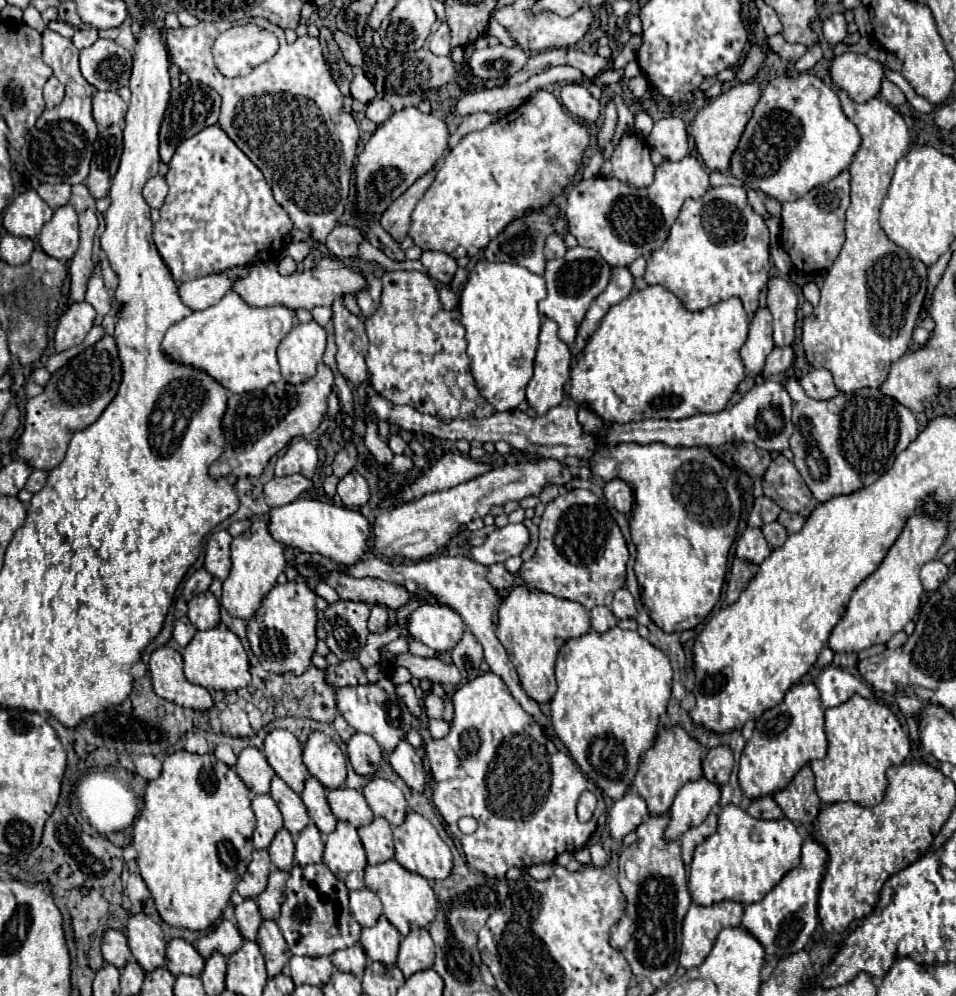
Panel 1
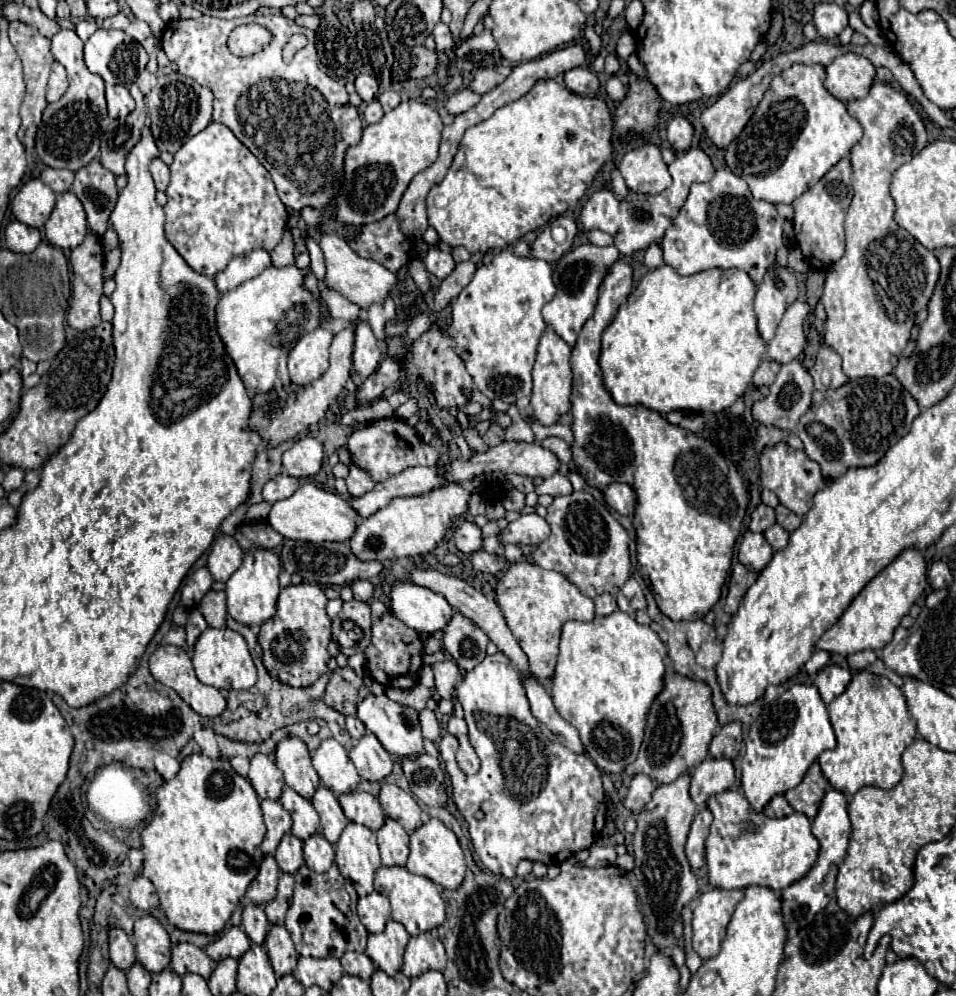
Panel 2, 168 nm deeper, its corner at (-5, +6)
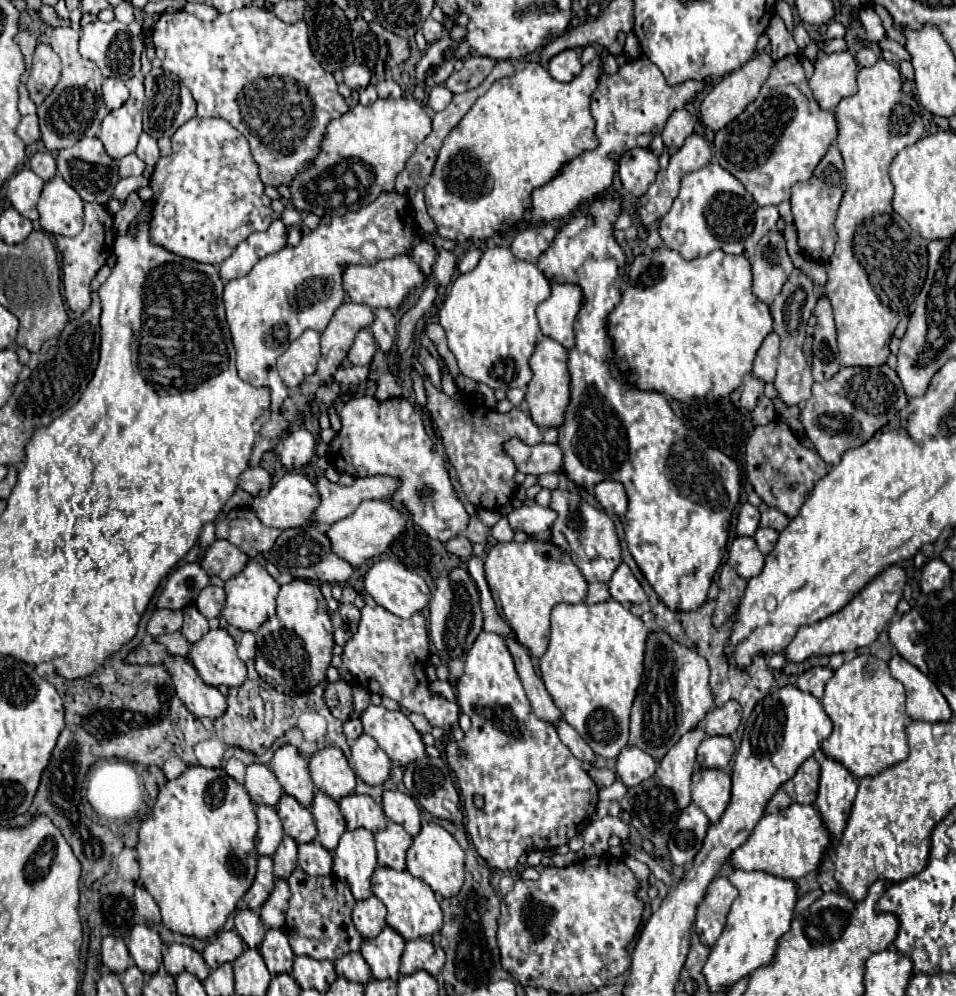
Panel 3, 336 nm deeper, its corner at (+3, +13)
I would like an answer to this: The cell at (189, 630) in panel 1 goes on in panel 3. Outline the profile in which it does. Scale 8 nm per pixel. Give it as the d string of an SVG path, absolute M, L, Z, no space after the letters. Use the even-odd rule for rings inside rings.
M194 604L184 608L184 626L182 626L184 638L188 642L196 642L206 632L208 632L208 620L198 612L198 608Z

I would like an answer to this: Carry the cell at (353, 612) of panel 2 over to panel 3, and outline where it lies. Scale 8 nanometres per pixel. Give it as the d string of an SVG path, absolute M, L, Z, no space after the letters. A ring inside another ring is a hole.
M338 604L338 608L330 614L330 620L334 628L334 642L338 646L344 646L356 634L360 610L354 604Z

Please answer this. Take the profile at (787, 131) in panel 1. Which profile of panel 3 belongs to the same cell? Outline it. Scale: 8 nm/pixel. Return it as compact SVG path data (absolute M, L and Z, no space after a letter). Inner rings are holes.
M796 54L796 60L792 60L792 56L778 60L772 66L770 80L764 82L758 98L714 136L716 160L746 186L760 206L776 206L788 200L790 188L796 182L806 182L812 176L816 164L838 136L834 112L822 110L812 92L808 98L800 84L784 80L784 72L788 72L792 64L808 72L810 60L800 60L800 54Z

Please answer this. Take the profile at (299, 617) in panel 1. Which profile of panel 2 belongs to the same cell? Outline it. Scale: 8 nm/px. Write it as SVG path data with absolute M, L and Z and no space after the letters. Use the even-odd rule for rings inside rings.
M288 585L280 591L274 617L276 621L270 619L260 627L264 667L284 685L290 685L294 689L310 687L326 673L330 661L328 643L332 641L332 621L326 615L326 603L328 599L318 585Z

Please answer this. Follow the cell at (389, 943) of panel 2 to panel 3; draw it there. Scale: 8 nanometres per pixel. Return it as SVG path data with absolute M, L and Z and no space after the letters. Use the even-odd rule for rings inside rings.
M384 926L384 930L376 938L364 938L362 940L362 956L372 968L374 978L392 978L398 980L398 966L400 956L404 950L404 938L390 926Z

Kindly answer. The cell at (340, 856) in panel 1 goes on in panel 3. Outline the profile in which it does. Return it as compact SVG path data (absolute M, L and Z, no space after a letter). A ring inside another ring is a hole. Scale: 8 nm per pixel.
M366 828L346 830L340 836L340 844L334 850L334 868L332 872L344 880L356 900L368 898L370 876L376 868L376 848L374 836Z

